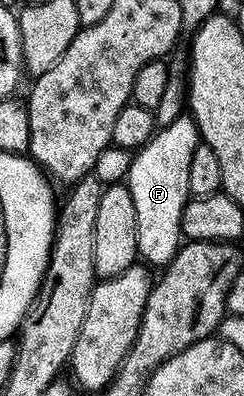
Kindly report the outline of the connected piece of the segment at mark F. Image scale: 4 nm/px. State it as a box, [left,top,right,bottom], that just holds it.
[125,115,200,266]

